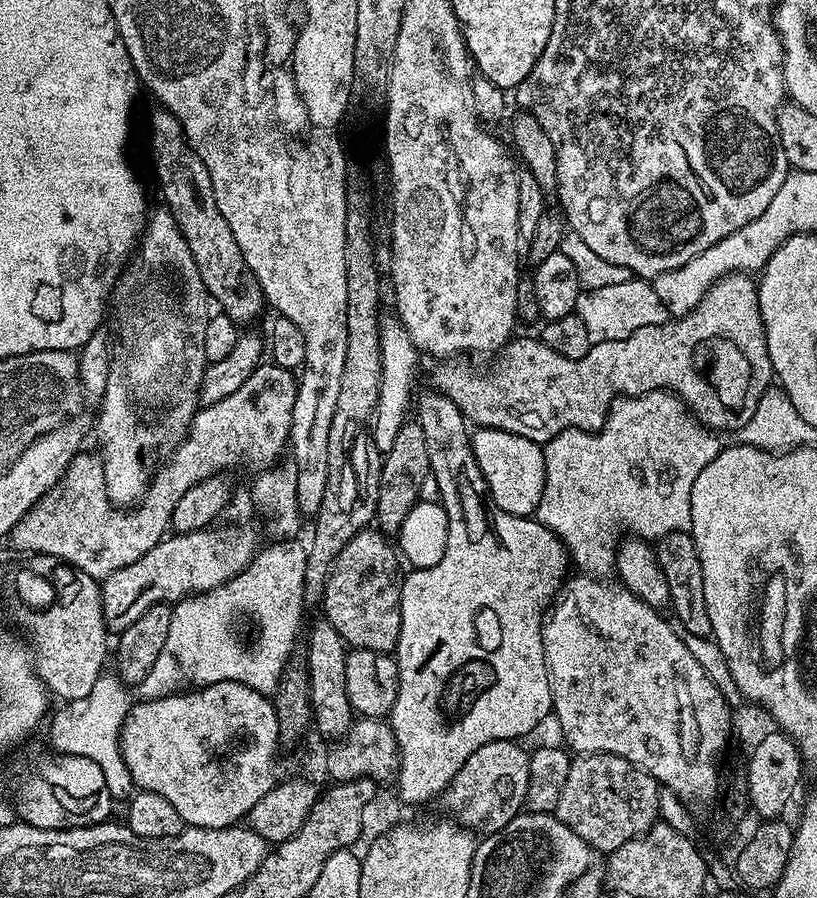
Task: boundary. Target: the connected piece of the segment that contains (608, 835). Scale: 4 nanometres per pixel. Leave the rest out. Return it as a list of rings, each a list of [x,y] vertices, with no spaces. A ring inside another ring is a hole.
[[[595,752],[589,756],[580,754],[573,759],[570,774],[566,774],[566,786],[562,786],[562,798],[558,798],[558,806],[554,815],[582,842],[586,842],[595,852],[610,854],[618,850],[626,842],[638,838],[642,833],[650,831],[657,823],[660,812],[661,785],[649,772],[644,772],[638,766],[631,764],[626,758],[605,752]]]

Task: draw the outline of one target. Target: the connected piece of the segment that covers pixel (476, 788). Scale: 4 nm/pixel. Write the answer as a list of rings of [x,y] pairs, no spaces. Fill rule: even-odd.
[[[495,740],[478,746],[438,797],[448,811],[445,813],[469,832],[485,837],[493,836],[525,811],[530,786],[530,752],[522,745],[514,740]]]

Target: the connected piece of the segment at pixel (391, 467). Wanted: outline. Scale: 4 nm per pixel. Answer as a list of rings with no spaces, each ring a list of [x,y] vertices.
[[[406,422],[401,426],[392,449],[383,453],[378,479],[380,491],[376,493],[375,527],[385,534],[399,533],[411,508],[421,499],[420,487],[430,480],[430,454],[426,454],[423,423]]]

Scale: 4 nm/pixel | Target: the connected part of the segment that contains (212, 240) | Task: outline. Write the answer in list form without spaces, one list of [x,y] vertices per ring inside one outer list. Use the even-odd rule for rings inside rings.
[[[156,106],[153,109],[148,116],[148,152],[156,167],[156,180],[160,183],[160,192],[165,200],[163,203],[172,213],[174,222],[178,222],[186,238],[186,246],[190,246],[190,254],[194,254],[194,262],[198,262],[198,274],[202,274],[202,282],[208,287],[215,307],[237,325],[248,326],[244,324],[266,312],[262,286],[258,278],[254,278],[250,266],[246,266],[246,258],[242,258],[242,250],[238,250],[238,242],[234,242],[234,233],[226,218],[222,218],[218,202],[214,202],[210,174],[198,154],[189,148],[178,118],[174,118],[174,114],[165,108]]]

